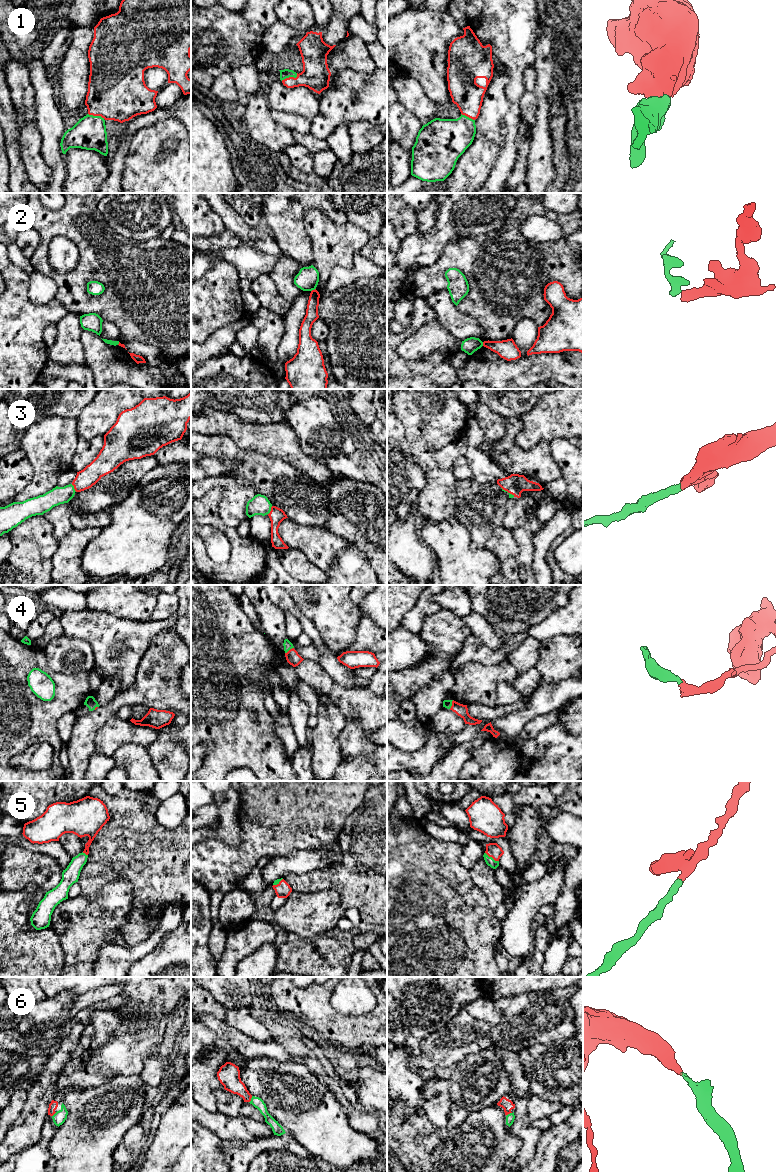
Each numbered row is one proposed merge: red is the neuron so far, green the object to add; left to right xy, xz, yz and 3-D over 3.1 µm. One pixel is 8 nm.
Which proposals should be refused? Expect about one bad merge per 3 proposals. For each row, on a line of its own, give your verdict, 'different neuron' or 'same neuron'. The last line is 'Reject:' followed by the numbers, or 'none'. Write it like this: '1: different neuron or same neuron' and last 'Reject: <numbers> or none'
1: same neuron
2: different neuron
3: same neuron
4: same neuron
5: same neuron
6: same neuron
Reject: 2

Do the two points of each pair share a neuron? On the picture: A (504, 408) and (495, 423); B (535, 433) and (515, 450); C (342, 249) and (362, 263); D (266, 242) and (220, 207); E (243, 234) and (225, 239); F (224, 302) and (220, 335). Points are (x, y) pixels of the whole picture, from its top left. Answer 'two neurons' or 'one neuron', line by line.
A: two neurons
B: two neurons
C: two neurons
D: one neuron
E: two neurons
F: two neurons

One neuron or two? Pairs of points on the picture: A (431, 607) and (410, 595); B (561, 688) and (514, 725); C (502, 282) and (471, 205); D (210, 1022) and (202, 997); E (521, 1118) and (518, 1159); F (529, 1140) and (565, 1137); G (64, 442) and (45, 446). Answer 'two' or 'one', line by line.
A: two
B: one
C: two
D: two
E: one
F: two
G: one

